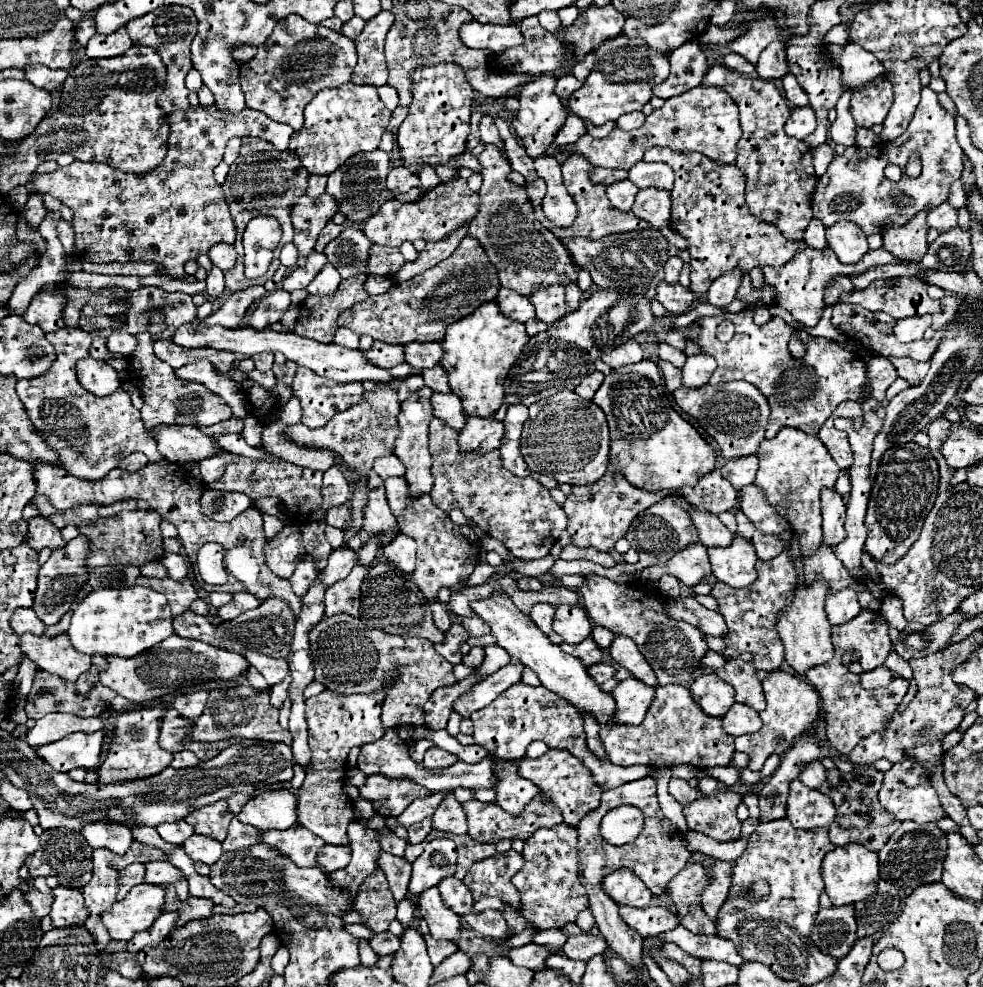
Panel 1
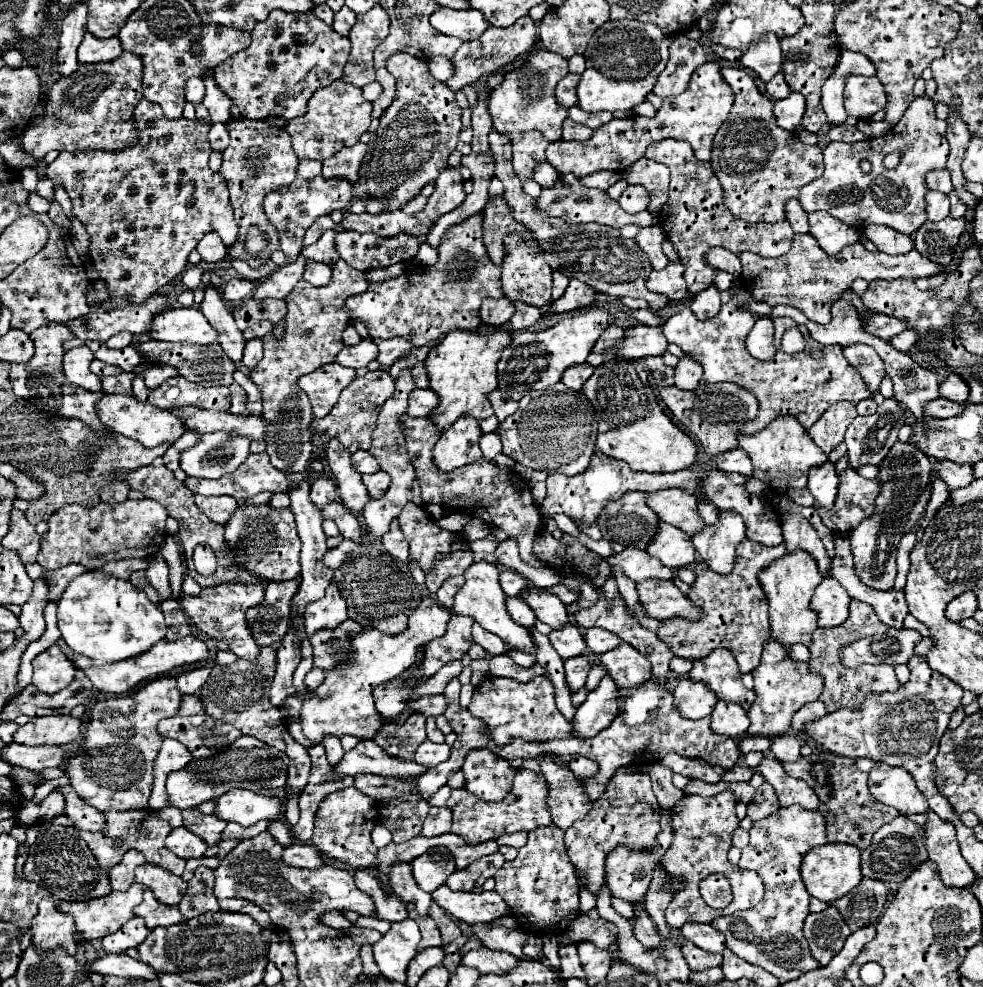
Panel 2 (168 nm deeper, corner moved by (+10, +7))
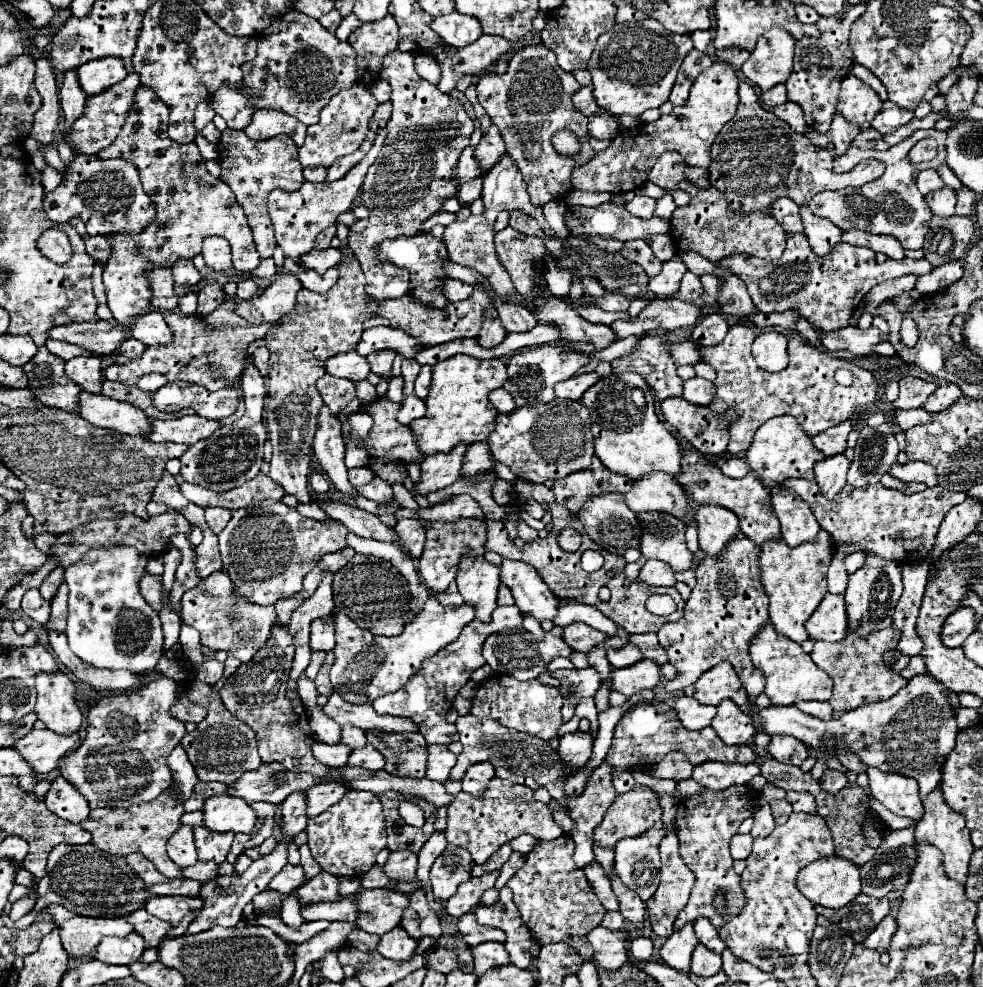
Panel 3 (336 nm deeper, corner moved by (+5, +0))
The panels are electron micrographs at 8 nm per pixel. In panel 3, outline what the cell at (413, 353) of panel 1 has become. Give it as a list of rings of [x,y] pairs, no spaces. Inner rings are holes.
[[[377,351],[377,353],[369,355],[367,361],[371,365],[371,373],[375,373],[379,377],[389,377],[393,357],[395,357],[395,351]]]

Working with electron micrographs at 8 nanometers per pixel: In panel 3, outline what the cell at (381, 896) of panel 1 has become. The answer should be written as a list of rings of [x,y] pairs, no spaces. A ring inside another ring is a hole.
[[[409,907],[409,909],[405,909],[405,913],[403,913],[403,921],[401,921],[401,927],[405,927],[405,931],[413,937],[413,939],[421,939],[421,931],[419,931],[419,915]]]

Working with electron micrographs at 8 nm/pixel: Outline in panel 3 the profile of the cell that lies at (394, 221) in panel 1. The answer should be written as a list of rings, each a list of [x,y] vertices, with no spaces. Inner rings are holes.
[[[469,145],[465,147],[465,151],[461,153],[459,157],[459,165],[457,165],[457,177],[459,177],[459,185],[475,179],[483,175],[481,167],[479,167],[479,161],[477,161],[477,155],[475,155],[475,149]]]

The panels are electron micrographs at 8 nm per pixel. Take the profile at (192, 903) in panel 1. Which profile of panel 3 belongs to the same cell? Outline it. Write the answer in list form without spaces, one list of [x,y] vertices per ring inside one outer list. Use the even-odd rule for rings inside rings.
[[[139,909],[129,915],[129,923],[135,927],[135,933],[139,933],[145,939],[145,947],[157,947],[165,933],[171,929],[169,923],[149,915],[145,909]]]

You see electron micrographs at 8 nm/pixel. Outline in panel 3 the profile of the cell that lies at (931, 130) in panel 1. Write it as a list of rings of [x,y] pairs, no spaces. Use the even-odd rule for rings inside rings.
[[[937,129],[915,131],[909,139],[901,141],[899,145],[893,145],[887,151],[851,147],[845,155],[835,157],[833,165],[835,165],[837,173],[851,171],[863,159],[879,159],[879,161],[885,161],[885,165],[887,165],[883,177],[879,177],[871,183],[865,183],[863,187],[845,187],[845,189],[837,189],[837,191],[817,193],[809,203],[811,211],[819,217],[829,219],[831,223],[835,223],[843,231],[861,229],[861,231],[875,233],[875,235],[891,235],[903,245],[903,249],[921,249],[921,245],[925,241],[925,235],[929,231],[929,221],[931,221],[933,213],[931,213],[925,197],[919,193],[919,189],[913,181],[913,175],[915,175],[915,171],[921,171],[921,169],[927,169],[927,167],[921,165],[921,163],[917,163],[917,165],[909,163],[907,155],[917,141],[921,141],[925,137],[933,137],[933,139],[939,141],[937,157],[941,157],[941,163],[945,163],[945,135],[947,133],[937,131]]]

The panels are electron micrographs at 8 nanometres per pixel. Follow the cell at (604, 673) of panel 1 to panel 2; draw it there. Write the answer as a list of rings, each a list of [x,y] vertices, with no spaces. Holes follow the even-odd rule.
[[[576,656],[576,658],[570,658],[564,662],[564,668],[566,668],[566,680],[568,680],[568,686],[572,692],[580,690],[584,684],[586,684],[586,676],[588,676],[588,670],[590,670],[590,660],[588,656]]]

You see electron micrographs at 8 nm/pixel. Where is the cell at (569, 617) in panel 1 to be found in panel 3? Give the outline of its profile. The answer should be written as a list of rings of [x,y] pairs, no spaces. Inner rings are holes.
[[[503,559],[499,579],[503,585],[511,589],[515,605],[525,615],[535,617],[537,621],[553,619],[557,615],[559,609],[557,597],[549,591],[545,581],[529,563]]]

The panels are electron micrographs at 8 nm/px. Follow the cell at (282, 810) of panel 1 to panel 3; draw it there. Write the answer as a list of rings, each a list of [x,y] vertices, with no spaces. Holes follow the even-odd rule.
[[[211,795],[203,803],[203,825],[215,833],[251,833],[257,815],[245,799],[233,795]]]

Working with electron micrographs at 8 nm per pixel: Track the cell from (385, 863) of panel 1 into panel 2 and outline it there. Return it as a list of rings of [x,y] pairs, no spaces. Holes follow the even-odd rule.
[[[354,786],[338,790],[334,794],[328,794],[320,802],[320,808],[316,812],[312,844],[322,854],[326,854],[328,858],[342,860],[342,862],[346,862],[354,870],[358,870],[358,868],[372,868],[372,864],[376,864],[378,848],[372,844],[370,832],[372,832],[376,820],[374,818],[366,818],[366,816],[378,816],[376,804],[368,796],[360,794]]]

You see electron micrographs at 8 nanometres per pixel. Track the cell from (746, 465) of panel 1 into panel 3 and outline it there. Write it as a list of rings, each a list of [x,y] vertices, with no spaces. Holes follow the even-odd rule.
[[[729,457],[723,465],[721,465],[721,471],[731,477],[731,479],[741,479],[749,473],[749,465],[745,463],[745,459],[741,457]]]

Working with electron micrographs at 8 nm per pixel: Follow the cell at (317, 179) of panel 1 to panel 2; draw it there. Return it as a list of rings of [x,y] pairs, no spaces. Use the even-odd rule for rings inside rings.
[[[300,160],[300,166],[298,166],[298,176],[310,180],[314,176],[318,176],[322,172],[322,162],[318,160]]]

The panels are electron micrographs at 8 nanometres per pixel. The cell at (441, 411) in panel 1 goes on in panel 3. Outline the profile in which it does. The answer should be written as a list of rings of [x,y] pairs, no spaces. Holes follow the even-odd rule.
[[[407,395],[401,401],[401,411],[397,415],[397,421],[409,425],[413,419],[419,419],[421,415],[425,415],[425,401],[417,399],[417,395]]]

